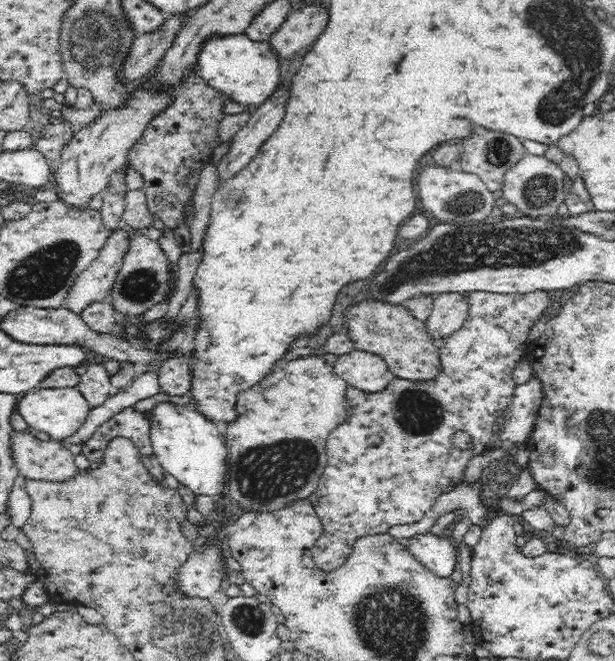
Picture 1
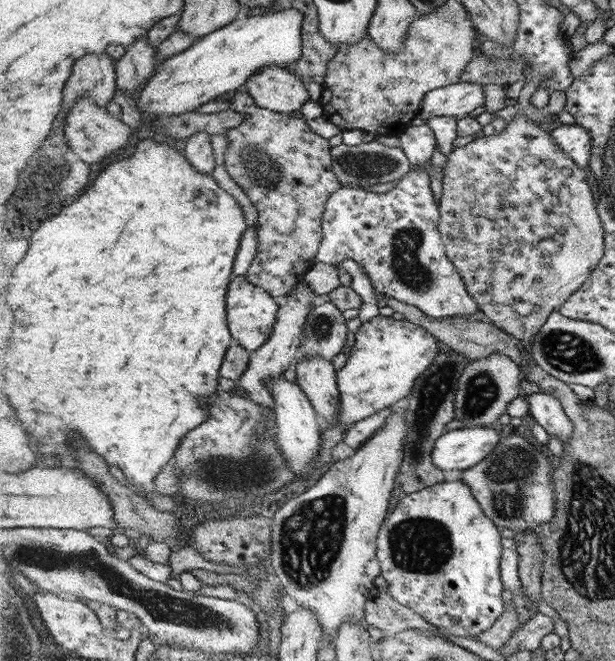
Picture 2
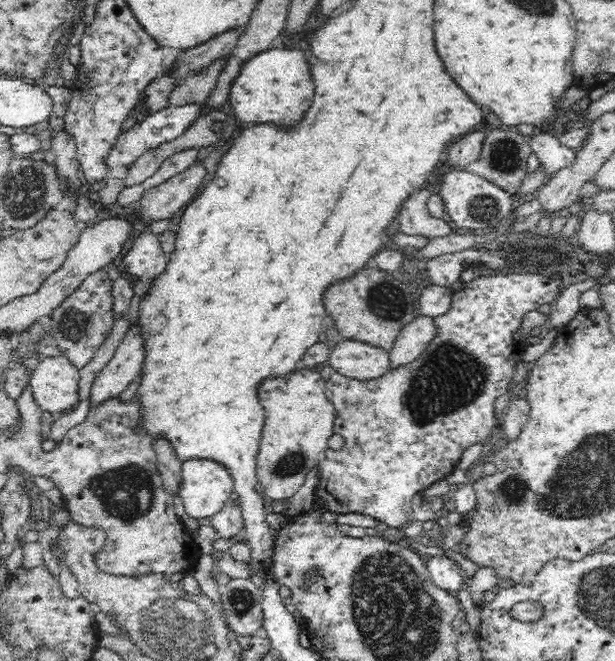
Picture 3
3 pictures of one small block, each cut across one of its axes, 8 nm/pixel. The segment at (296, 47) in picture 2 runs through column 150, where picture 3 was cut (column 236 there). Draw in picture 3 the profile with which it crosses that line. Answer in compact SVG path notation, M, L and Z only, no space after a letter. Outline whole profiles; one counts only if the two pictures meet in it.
M275 45L269 51L257 54L244 63L238 76L228 111L237 123L249 126L268 124L281 132L288 132L306 118L315 98L315 83L311 73L308 51L300 49L278 49Z

